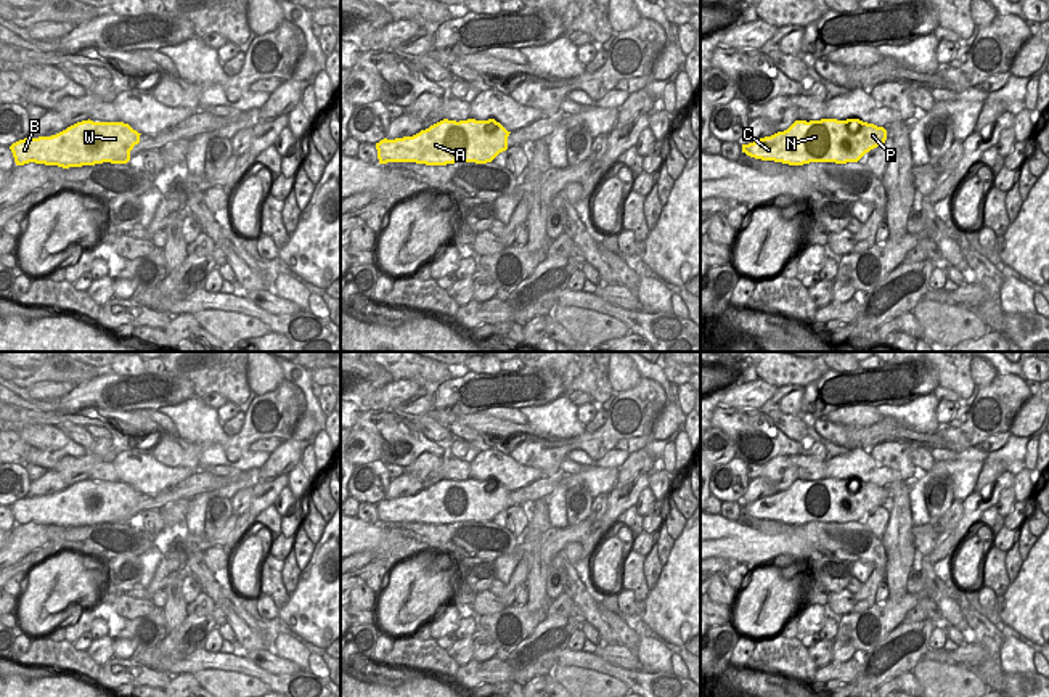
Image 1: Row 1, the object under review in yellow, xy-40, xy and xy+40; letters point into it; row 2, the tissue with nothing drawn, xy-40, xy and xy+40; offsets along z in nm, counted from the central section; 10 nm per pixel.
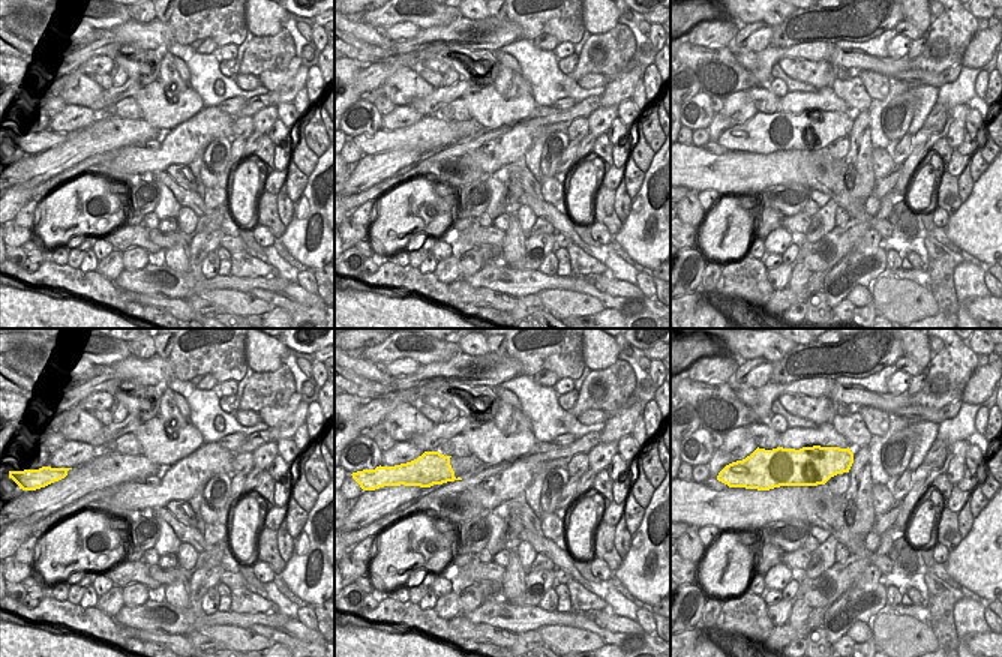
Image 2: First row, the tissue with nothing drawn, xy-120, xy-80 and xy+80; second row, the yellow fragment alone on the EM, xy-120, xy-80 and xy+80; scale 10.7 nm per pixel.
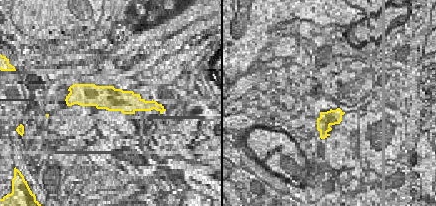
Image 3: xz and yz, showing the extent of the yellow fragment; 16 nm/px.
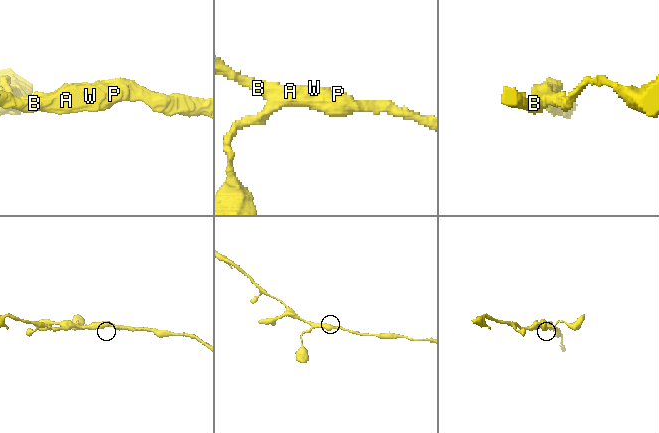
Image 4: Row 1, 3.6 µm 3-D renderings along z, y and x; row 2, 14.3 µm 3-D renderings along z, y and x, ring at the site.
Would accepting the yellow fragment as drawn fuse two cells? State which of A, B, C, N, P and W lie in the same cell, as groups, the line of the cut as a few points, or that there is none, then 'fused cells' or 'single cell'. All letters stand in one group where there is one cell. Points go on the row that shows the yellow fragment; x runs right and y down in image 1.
A B C N P W | no cut | single cell

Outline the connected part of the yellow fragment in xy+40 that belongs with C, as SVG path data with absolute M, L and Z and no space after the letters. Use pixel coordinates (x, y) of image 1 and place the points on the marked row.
M859 119L795 120L787 130L742 145L742 153L789 165L810 162L858 162L882 146L887 130Z

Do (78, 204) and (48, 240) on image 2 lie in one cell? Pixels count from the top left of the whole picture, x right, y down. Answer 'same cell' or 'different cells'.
same cell

